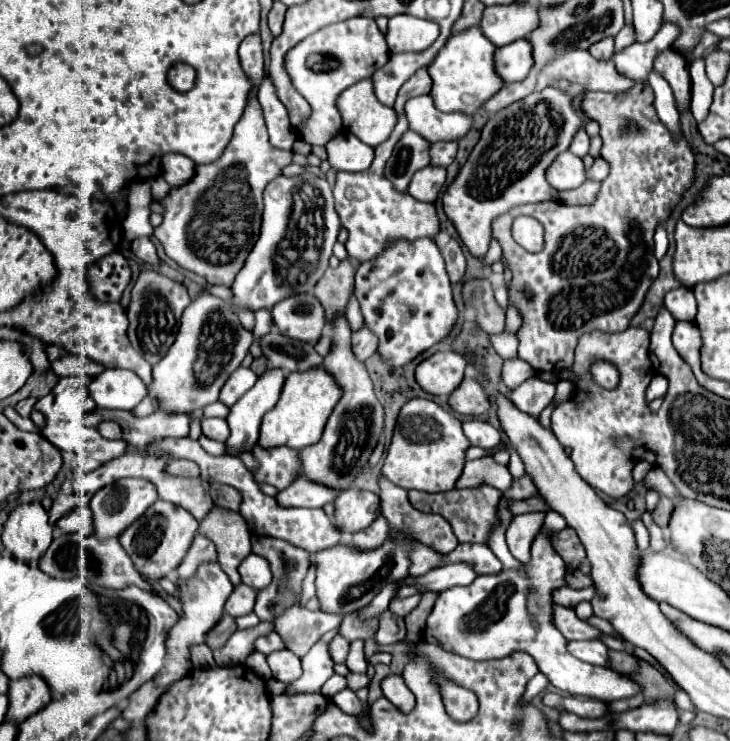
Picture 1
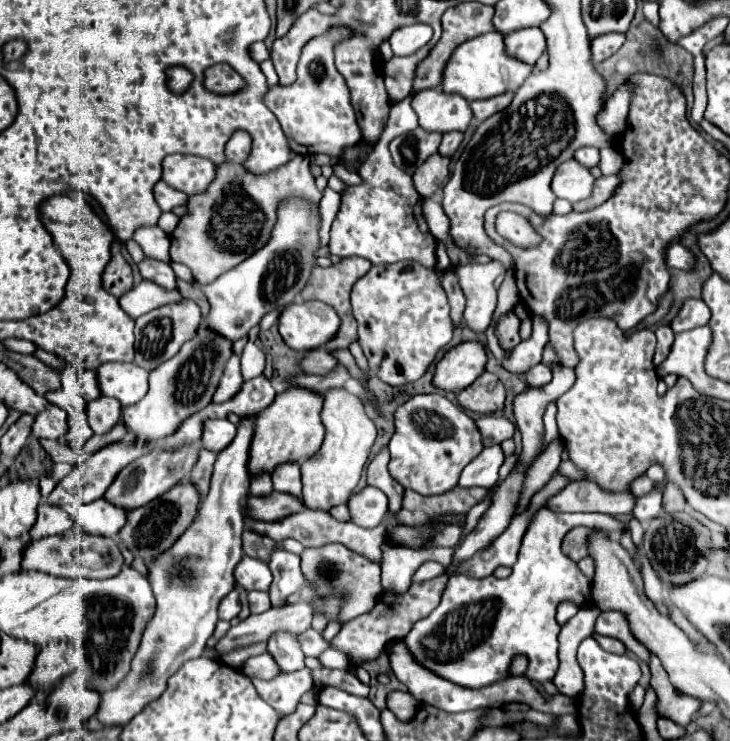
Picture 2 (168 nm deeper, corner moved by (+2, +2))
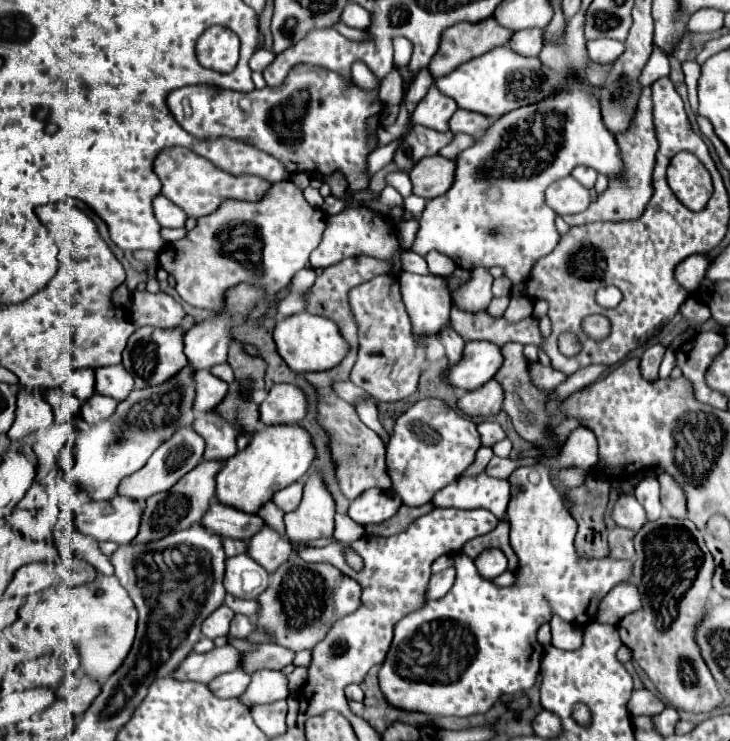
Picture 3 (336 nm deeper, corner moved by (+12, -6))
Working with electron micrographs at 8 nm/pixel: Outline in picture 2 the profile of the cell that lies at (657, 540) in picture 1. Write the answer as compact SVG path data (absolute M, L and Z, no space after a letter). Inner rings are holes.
M652 491L644 497L638 497L636 499L636 505L634 505L634 517L640 521L640 523L646 523L650 519L654 519L662 509L662 491Z

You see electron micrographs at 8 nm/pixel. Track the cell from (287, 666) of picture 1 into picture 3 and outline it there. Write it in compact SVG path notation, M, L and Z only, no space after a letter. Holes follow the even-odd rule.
M238 669L238 671L222 673L216 679L212 679L208 683L208 689L220 699L232 699L232 697L240 697L248 687L248 683L250 683L250 675Z

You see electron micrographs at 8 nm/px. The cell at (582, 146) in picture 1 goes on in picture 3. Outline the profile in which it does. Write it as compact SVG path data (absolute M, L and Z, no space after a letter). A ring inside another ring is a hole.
M576 167L576 171L572 171L572 177L578 181L578 183L582 183L586 189L592 189L594 187L594 183L596 183L596 171L592 171L592 169L588 169L588 167Z

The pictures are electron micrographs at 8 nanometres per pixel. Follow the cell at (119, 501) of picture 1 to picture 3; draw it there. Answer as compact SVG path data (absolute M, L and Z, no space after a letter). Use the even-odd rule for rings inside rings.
M180 427L166 443L162 443L154 451L154 455L150 457L146 467L142 467L140 471L136 471L128 479L124 479L124 487L120 487L120 495L128 495L130 499L140 499L140 503L144 503L148 497L168 491L174 483L178 483L188 471L192 471L202 461L204 449L206 449L206 443L194 429Z

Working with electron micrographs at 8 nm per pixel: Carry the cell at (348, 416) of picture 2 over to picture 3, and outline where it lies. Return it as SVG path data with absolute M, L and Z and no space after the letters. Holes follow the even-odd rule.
M312 473L304 485L304 497L302 503L296 511L284 515L284 527L286 527L286 537L290 543L304 543L310 539L320 539L326 537L330 539L334 533L334 499L324 487L322 479L318 473Z

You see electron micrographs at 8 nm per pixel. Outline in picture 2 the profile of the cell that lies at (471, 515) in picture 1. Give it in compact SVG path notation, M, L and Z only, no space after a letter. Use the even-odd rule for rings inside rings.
M454 487L448 493L424 497L412 489L404 491L402 509L396 515L388 515L388 525L422 525L428 519L448 517L448 515L468 515L468 511L484 501L488 489L484 487Z

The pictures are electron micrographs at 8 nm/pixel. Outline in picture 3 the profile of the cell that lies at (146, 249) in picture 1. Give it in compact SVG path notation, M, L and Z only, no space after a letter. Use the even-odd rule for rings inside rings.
M134 291L134 299L132 299L132 321L136 327L144 327L144 325L152 325L152 327L160 327L160 329L172 329L172 327L182 327L182 321L186 317L186 311L166 293L148 293L148 291Z

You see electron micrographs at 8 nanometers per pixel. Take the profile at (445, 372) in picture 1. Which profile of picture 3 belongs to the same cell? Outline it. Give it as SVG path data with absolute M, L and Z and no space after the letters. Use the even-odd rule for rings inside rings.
M468 341L460 367L450 367L446 379L458 389L472 391L488 383L500 369L502 361L504 357L500 355L498 345L488 341Z

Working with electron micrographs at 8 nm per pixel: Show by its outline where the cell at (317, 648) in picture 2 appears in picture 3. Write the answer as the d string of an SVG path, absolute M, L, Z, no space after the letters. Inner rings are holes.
M229 639L229 643L240 651L240 667L248 675L260 669L284 669L292 663L294 653L276 647L274 643L250 643L246 639Z

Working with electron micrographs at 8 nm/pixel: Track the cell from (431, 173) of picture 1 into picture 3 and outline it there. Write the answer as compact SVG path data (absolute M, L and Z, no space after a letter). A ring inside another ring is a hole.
M442 155L420 159L420 163L416 163L416 167L410 171L414 195L424 199L444 195L454 183L454 171L456 163Z

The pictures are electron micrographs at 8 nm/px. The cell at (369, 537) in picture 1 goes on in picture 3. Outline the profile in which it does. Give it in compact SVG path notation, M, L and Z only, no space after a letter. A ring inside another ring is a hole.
M300 557L284 561L272 575L268 589L258 595L258 619L256 625L270 633L270 643L282 645L294 653L312 649L324 635L332 621L340 615L356 611L360 599L360 585L348 579L332 565L304 563Z

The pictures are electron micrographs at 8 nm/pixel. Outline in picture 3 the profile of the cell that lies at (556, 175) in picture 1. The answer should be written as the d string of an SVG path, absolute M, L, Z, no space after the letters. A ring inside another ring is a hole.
M564 177L552 183L546 191L546 203L558 215L576 215L588 209L590 191L576 183L574 177Z

